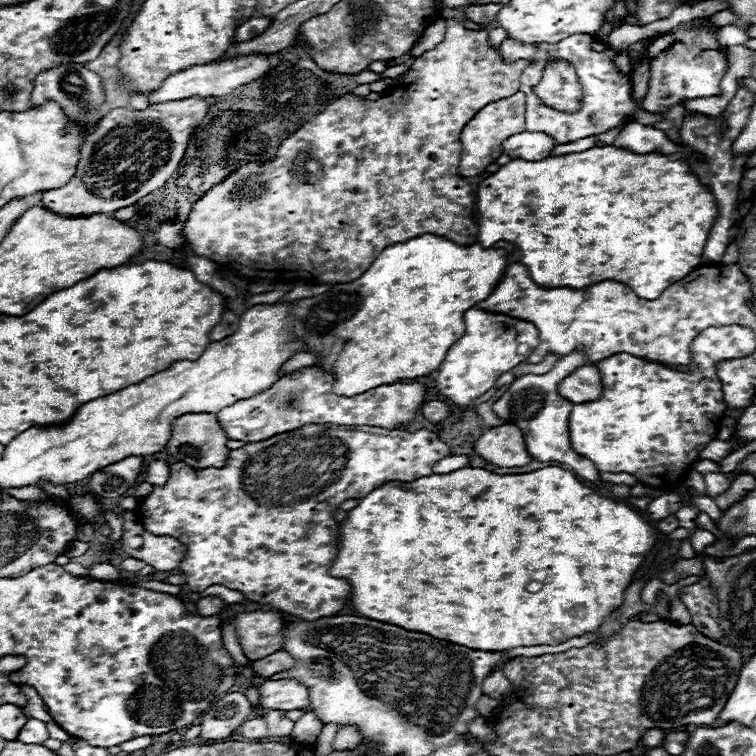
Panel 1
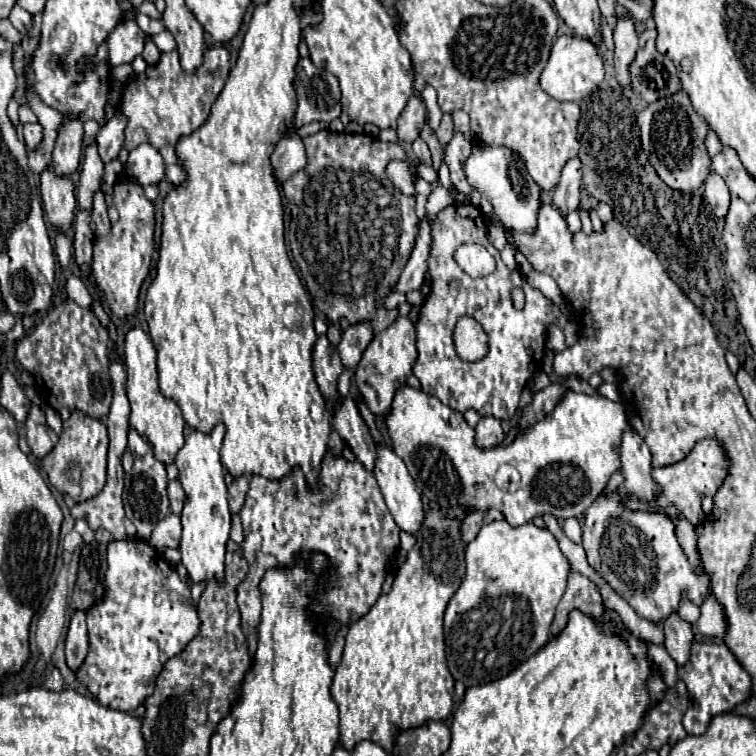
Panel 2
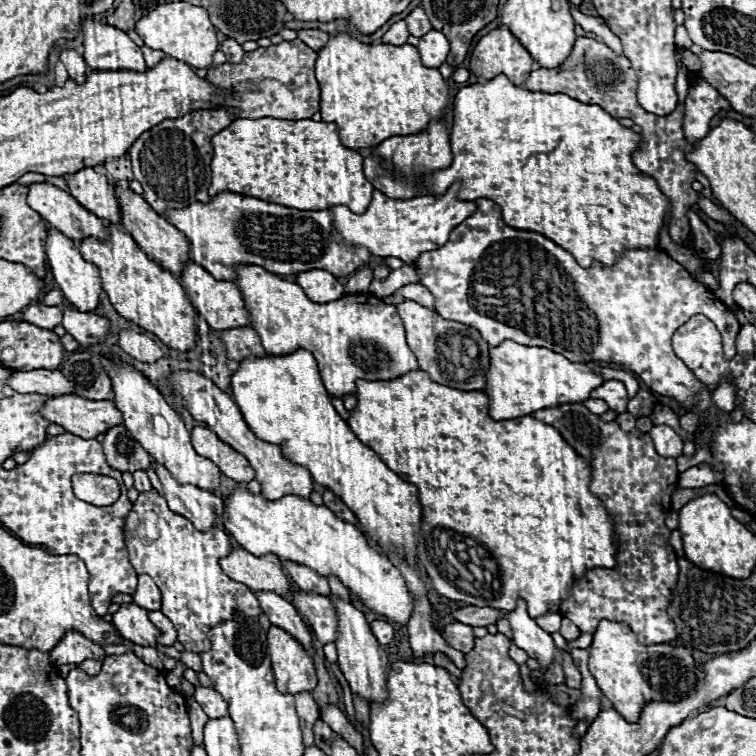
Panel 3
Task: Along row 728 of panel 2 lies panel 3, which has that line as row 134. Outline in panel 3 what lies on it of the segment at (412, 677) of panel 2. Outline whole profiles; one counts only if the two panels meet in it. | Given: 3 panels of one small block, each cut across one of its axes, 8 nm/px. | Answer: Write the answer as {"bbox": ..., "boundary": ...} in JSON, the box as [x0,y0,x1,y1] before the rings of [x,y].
{"bbox":[316,32,448,148],"boundary":[[[348,32],[330,34],[326,46],[318,50],[316,78],[320,82],[322,100],[320,114],[324,122],[334,122],[340,132],[340,140],[346,148],[374,148],[386,138],[416,134],[428,126],[432,118],[442,118],[446,114],[448,86],[440,76],[438,68],[428,68],[422,64],[416,46],[402,44],[364,44],[352,38]]]}

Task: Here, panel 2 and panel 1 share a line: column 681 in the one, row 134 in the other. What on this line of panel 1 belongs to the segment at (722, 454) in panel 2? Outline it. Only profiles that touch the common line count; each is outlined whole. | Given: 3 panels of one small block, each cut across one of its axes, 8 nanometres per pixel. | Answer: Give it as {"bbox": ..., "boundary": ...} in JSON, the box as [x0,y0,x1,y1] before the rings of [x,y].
{"bbox":[460,92,524,176],"boundary":[[[516,92],[510,98],[502,98],[498,102],[492,102],[488,106],[484,106],[462,130],[460,134],[460,144],[462,144],[462,152],[460,152],[460,174],[462,176],[478,176],[484,172],[484,168],[488,164],[492,164],[500,154],[502,154],[502,140],[514,134],[524,132],[524,94]]]}

